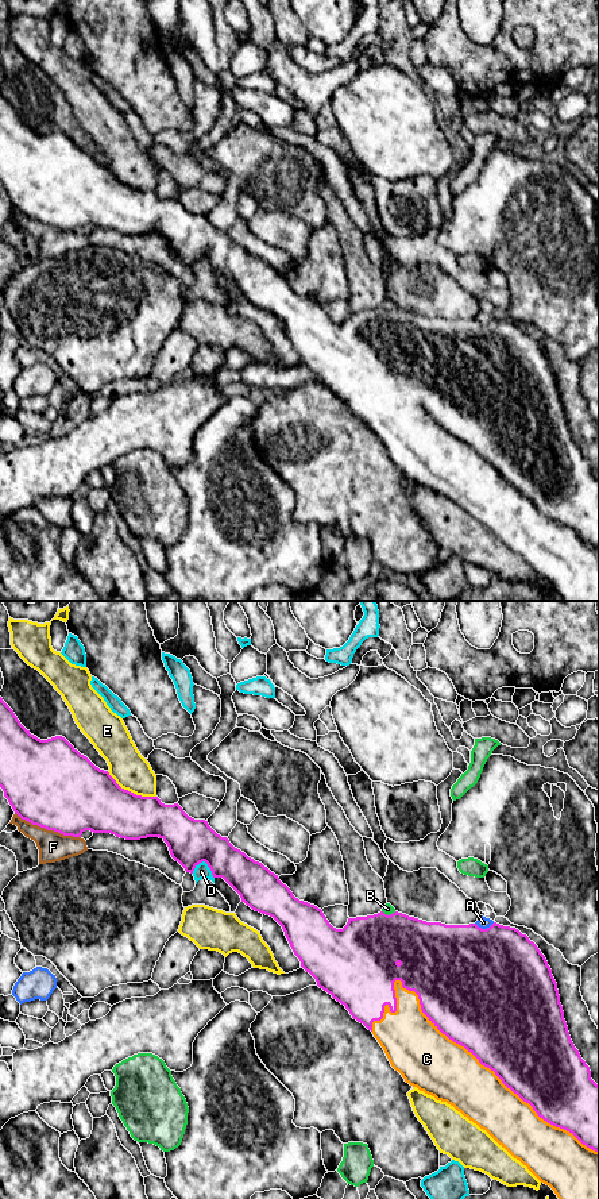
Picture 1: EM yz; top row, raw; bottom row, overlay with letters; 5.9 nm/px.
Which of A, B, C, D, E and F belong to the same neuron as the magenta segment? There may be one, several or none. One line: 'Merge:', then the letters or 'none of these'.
Merge: C

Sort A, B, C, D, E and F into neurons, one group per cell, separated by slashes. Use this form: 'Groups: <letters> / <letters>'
Groups: A / B / C / D / E / F

